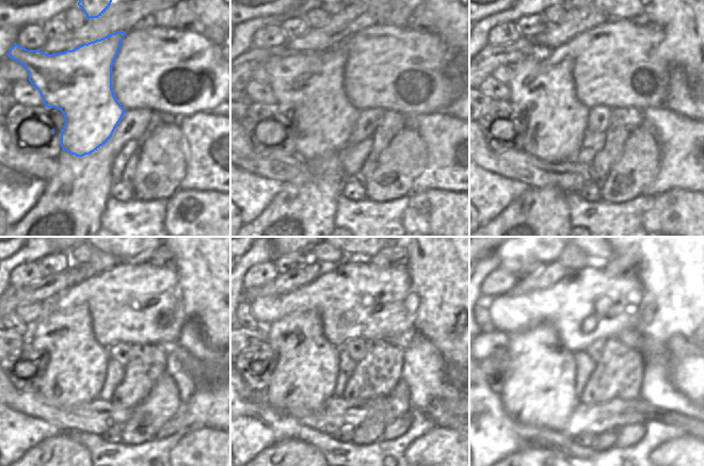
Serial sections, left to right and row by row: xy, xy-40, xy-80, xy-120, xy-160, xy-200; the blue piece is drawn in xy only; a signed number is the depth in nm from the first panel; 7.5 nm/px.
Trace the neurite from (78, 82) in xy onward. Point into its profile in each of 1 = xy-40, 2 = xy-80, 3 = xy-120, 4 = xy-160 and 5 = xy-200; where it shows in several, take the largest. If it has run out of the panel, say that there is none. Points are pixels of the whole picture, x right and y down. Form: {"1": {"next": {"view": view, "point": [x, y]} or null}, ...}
{"1": {"next": {"view": "xy-40", "point": [310, 85]}}, "2": {"next": {"view": "xy-80", "point": [556, 121]}}, "3": {"next": {"view": "xy-120", "point": [76, 364]}}, "4": {"next": {"view": "xy-160", "point": [304, 379]}}, "5": {"next": {"view": "xy-200", "point": [540, 390]}}}

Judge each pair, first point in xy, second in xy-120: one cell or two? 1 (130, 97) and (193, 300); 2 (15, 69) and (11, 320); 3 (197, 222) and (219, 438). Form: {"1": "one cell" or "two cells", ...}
{"1": "two cells", "2": "two cells", "3": "one cell"}

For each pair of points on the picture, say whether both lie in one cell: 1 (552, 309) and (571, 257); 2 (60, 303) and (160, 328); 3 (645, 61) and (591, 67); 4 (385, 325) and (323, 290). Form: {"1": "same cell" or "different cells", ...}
{"1": "different cells", "2": "same cell", "3": "same cell", "4": "same cell"}

